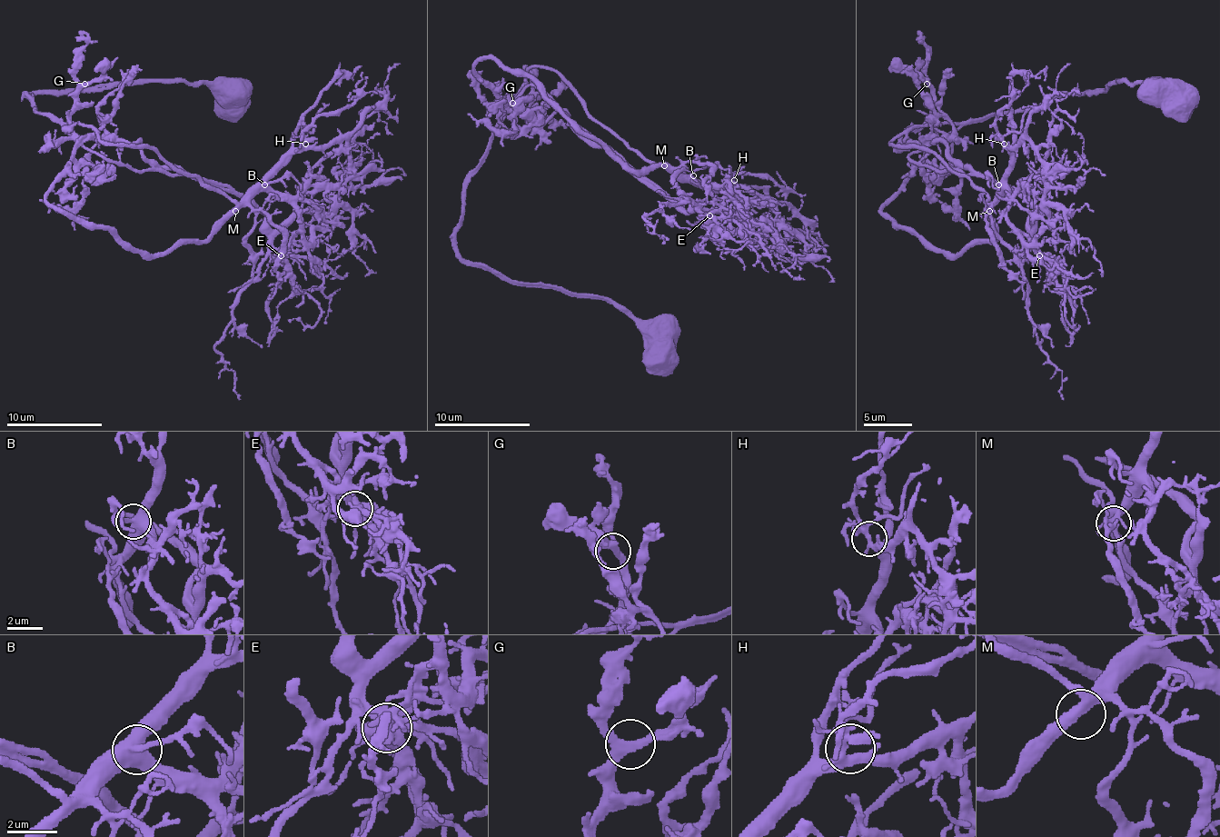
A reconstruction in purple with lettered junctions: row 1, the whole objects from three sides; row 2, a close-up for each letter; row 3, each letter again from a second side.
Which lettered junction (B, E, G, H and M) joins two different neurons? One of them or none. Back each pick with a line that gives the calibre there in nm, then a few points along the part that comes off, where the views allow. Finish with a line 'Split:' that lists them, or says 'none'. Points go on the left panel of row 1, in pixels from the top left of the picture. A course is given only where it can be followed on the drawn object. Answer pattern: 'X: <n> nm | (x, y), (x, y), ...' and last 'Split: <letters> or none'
E: 550 nm | (282, 256), (267, 218), (226, 189), (99, 155), (26, 95), (144, 81), (248, 88)
Split: E

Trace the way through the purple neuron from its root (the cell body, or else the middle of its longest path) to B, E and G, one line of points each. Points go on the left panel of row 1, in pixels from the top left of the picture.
B: (229, 98), (183, 81), (26, 95), (51, 119), (84, 124), (104, 144), (149, 145), (241, 204), (264, 184)
E: (229, 98), (183, 81), (26, 95), (73, 136), (140, 141), (159, 165), (231, 186), (264, 215), (282, 256)
G: (229, 98), (204, 84), (183, 81), (127, 81), (26, 95), (38, 112), (73, 124), (74, 93), (84, 84)

